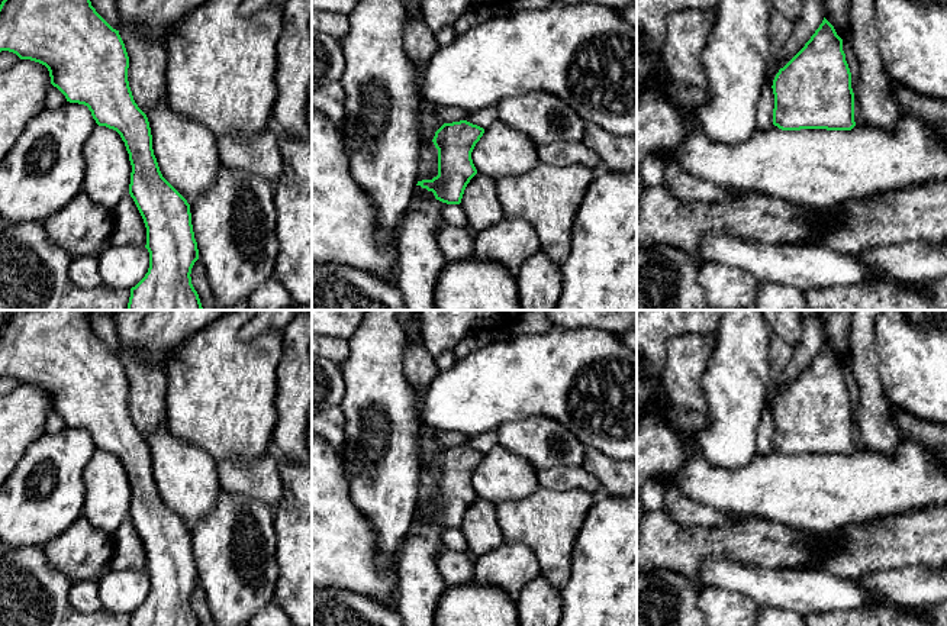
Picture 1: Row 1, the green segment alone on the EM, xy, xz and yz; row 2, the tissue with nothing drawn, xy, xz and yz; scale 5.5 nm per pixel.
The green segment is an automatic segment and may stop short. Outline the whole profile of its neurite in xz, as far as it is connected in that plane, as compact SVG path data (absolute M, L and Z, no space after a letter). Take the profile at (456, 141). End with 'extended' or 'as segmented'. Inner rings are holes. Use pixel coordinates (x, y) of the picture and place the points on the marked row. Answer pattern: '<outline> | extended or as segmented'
M467 120L444 123L432 139L438 149L438 175L416 185L432 191L442 203L460 204L467 184L477 174L471 152L483 133L483 128Z | as segmented

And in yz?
M825 17L805 46L779 70L772 88L773 125L782 130L851 130L856 126L851 72L843 51L843 39Z | as segmented

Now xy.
M3 0L1 51L45 65L51 84L67 101L87 106L99 126L116 130L125 142L132 165L129 194L144 219L149 252L148 272L131 288L128 310L203 310L190 277L199 259L190 204L160 171L148 117L129 87L129 57L119 30L96 12L90 0Z | as segmented

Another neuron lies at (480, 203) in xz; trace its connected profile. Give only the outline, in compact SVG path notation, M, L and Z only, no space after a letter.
M476 174L467 184L460 206L467 214L468 229L479 233L500 222L505 214L497 199L496 181Z

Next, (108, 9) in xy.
M90 0L96 12L116 30L122 28L116 0Z

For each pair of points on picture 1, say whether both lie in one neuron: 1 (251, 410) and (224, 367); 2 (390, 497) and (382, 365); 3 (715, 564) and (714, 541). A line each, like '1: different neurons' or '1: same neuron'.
1: same neuron
2: same neuron
3: different neurons

